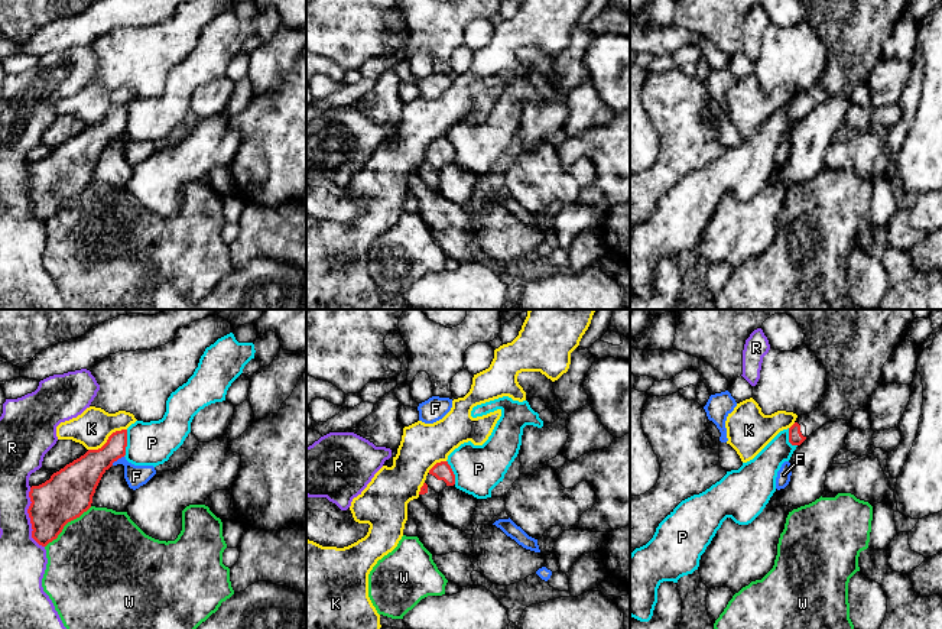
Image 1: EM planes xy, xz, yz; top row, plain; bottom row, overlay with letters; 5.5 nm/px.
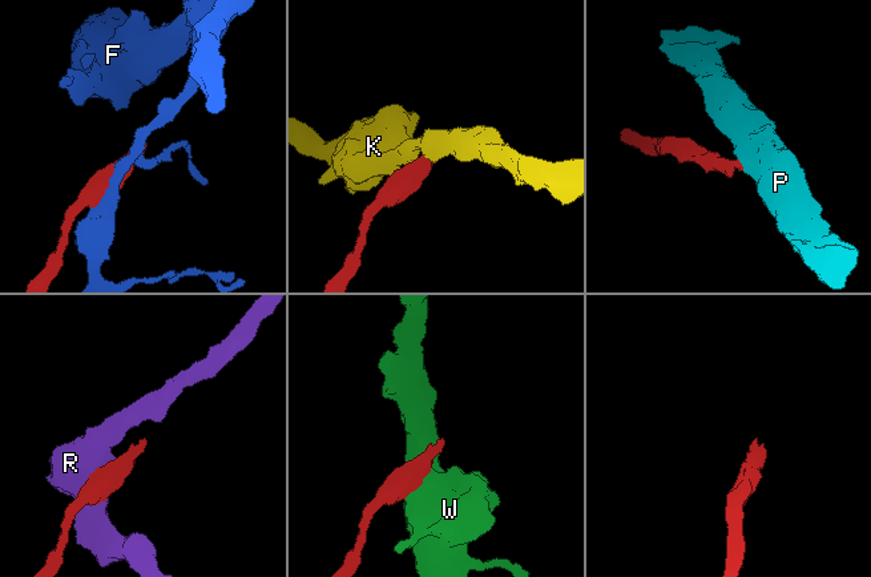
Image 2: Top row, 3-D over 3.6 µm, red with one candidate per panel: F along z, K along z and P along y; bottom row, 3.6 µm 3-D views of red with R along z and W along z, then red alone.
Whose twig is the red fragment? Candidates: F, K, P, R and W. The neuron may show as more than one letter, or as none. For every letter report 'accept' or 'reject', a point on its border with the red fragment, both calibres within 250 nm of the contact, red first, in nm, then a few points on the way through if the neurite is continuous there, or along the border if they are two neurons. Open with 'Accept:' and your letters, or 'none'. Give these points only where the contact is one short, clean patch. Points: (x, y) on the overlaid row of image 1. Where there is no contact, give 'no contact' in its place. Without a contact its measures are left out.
Accept: none
F: reject; meets red in xy at (117, 459); 220 nm thick on the red side, 120 nm on the other
K: reject; meets red in xy at (107, 440); 200 nm thick on the red side, 200 nm on the other; border along xy (126, 428), (116, 430), (100, 447), (88, 450)
P: reject; meets red in xy at (126, 443); 160 nm thick on the red side, 240 nm on the other; border along xy (127, 430), (127, 446), (123, 456)
R: reject; meets red in xy at (29, 516); 280 nm thick on the red side, 260 nm on the other
W: reject; meets red in xy at (67, 522); 280 nm thick on the red side, 480 nm on the other; border along xy (91, 506), (71, 519), (45, 547)

